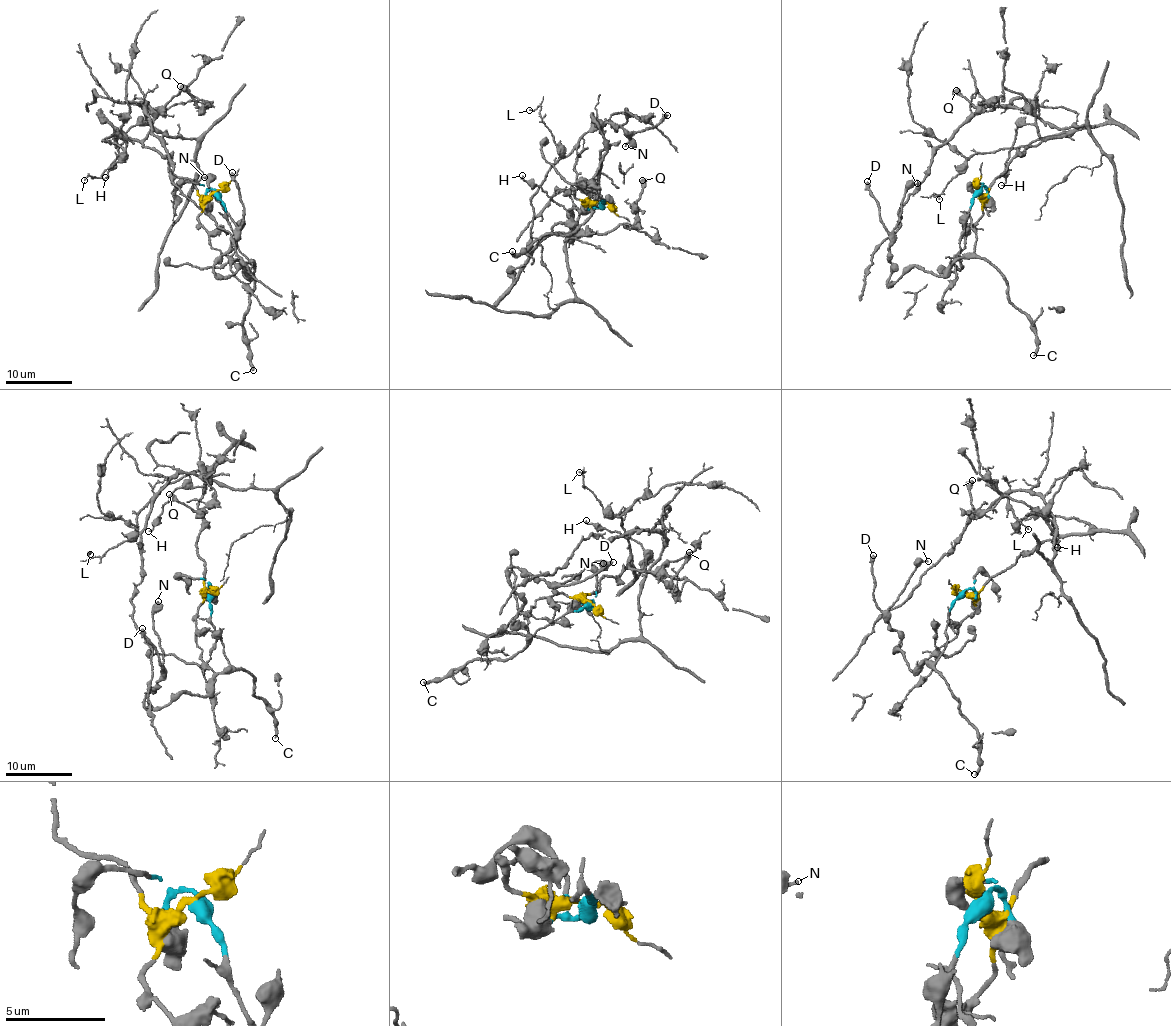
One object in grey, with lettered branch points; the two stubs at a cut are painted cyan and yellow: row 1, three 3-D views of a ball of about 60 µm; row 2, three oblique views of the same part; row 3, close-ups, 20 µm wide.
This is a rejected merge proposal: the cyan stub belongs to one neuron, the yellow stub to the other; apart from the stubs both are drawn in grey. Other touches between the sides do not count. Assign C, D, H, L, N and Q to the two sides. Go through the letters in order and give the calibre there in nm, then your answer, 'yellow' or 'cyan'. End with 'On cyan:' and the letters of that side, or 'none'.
C: 280 nm | cyan
D: 420 nm | cyan
H: 150 nm | yellow
L: 140 nm | yellow
N: 150 nm | cyan
Q: 600 nm | yellow
On cyan: C, D, N

